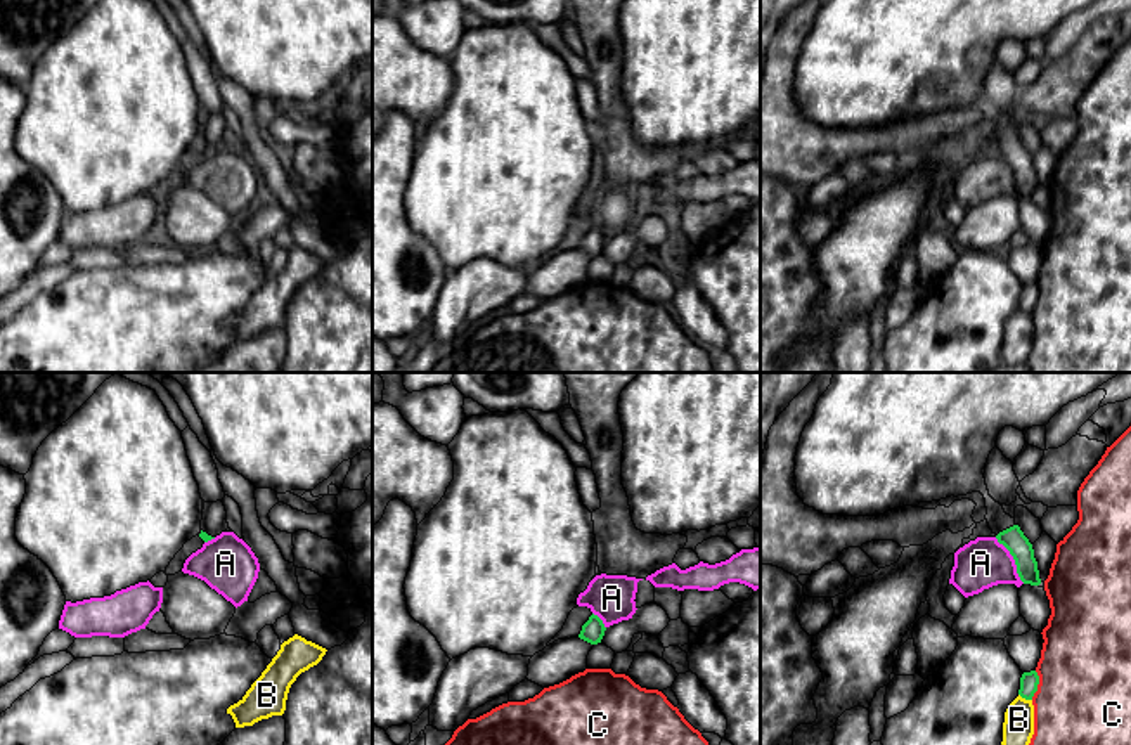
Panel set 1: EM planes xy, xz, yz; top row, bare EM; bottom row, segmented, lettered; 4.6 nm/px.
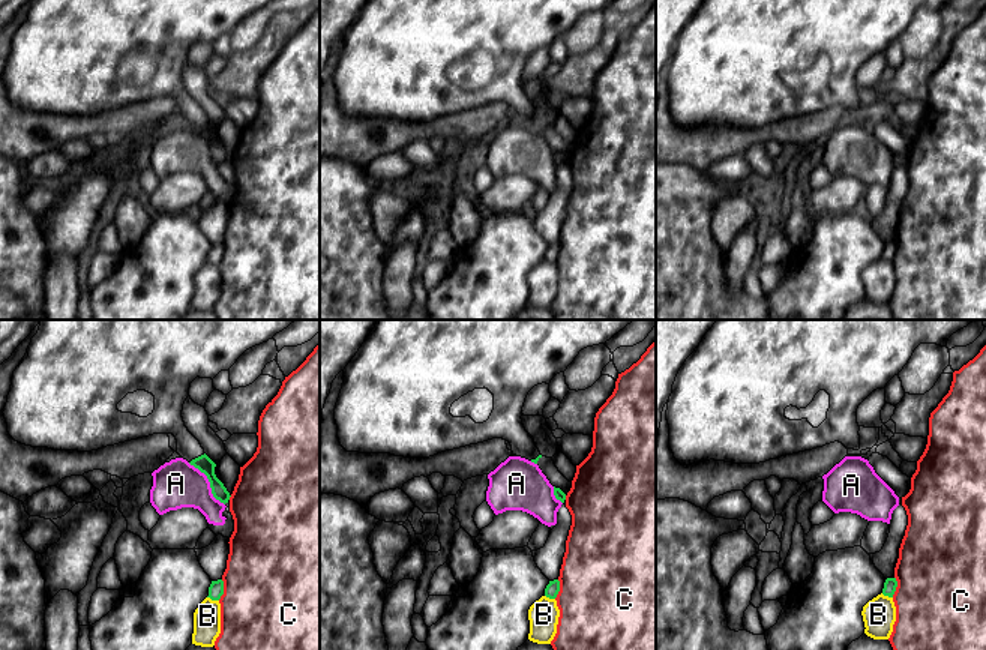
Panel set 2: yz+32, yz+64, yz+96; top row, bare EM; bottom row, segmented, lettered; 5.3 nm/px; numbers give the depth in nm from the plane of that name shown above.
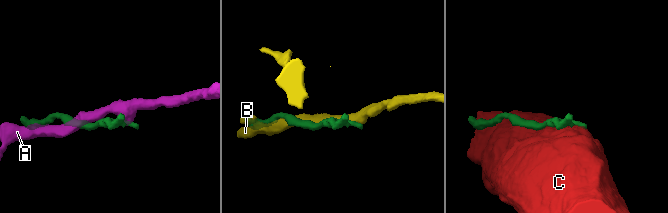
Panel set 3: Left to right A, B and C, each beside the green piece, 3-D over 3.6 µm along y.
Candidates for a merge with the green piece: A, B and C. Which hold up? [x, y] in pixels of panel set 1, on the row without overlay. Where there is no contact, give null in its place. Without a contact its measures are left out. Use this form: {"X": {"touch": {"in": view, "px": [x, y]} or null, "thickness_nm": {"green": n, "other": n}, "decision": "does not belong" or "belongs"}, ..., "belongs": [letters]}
{"A": {"touch": {"in": "yz", "px": [1014, 170]}, "thickness_nm": {"green": 110, "other": 240}, "decision": "does not belong"}, "B": {"touch": {"in": "yz", "px": [1026, 310]}, "thickness_nm": {"green": 90, "other": 140}, "decision": "does not belong"}, "C": {"touch": {"in": "yz", "px": [1036, 297]}, "thickness_nm": {"green": 90, "other": 440}, "decision": "does not belong"}, "belongs": []}

